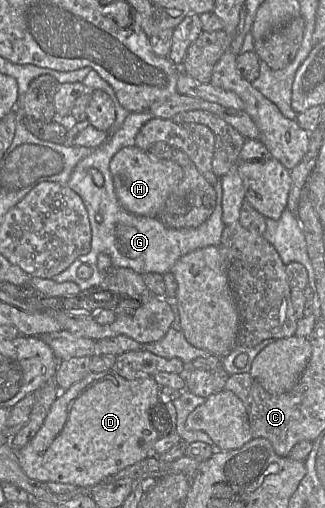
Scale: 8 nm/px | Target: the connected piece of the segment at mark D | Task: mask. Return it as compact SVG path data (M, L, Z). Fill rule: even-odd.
M105 371L99 373L90 372L81 381L72 385L65 391L60 391L56 400L50 407L50 410L36 435L19 451L17 451L18 462L23 472L31 479L41 483L61 483L76 486L80 489L90 489L103 482L107 477L112 477L117 472L140 462L146 457L150 457L154 443L159 439L158 434L152 427L149 419L150 409L159 401L159 385L149 374L138 374L134 379L120 377L114 371Z

